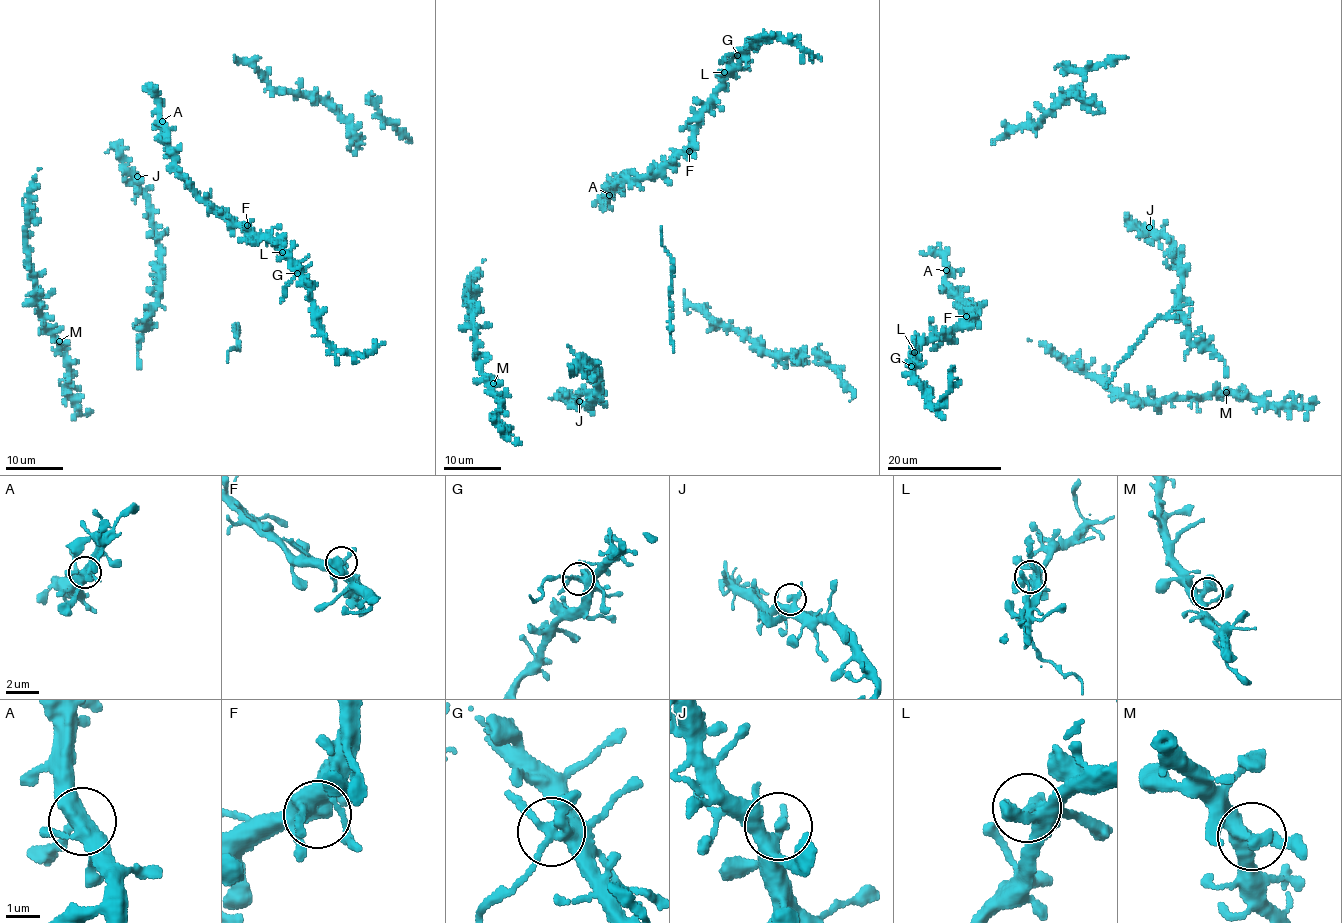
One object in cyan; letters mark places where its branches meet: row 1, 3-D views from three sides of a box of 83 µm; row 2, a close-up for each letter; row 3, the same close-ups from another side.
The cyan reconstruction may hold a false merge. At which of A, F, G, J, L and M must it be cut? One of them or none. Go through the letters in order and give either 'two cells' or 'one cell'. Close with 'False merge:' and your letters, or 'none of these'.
A: one cell
F: one cell
G: two cells
J: one cell
L: one cell
M: one cell
False merge: G

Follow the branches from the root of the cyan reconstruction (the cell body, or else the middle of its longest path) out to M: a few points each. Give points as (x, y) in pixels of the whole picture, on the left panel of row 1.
M: (35, 175), (25, 227), (28, 265), (34, 273), (41, 320), (45, 328), (59, 341)

